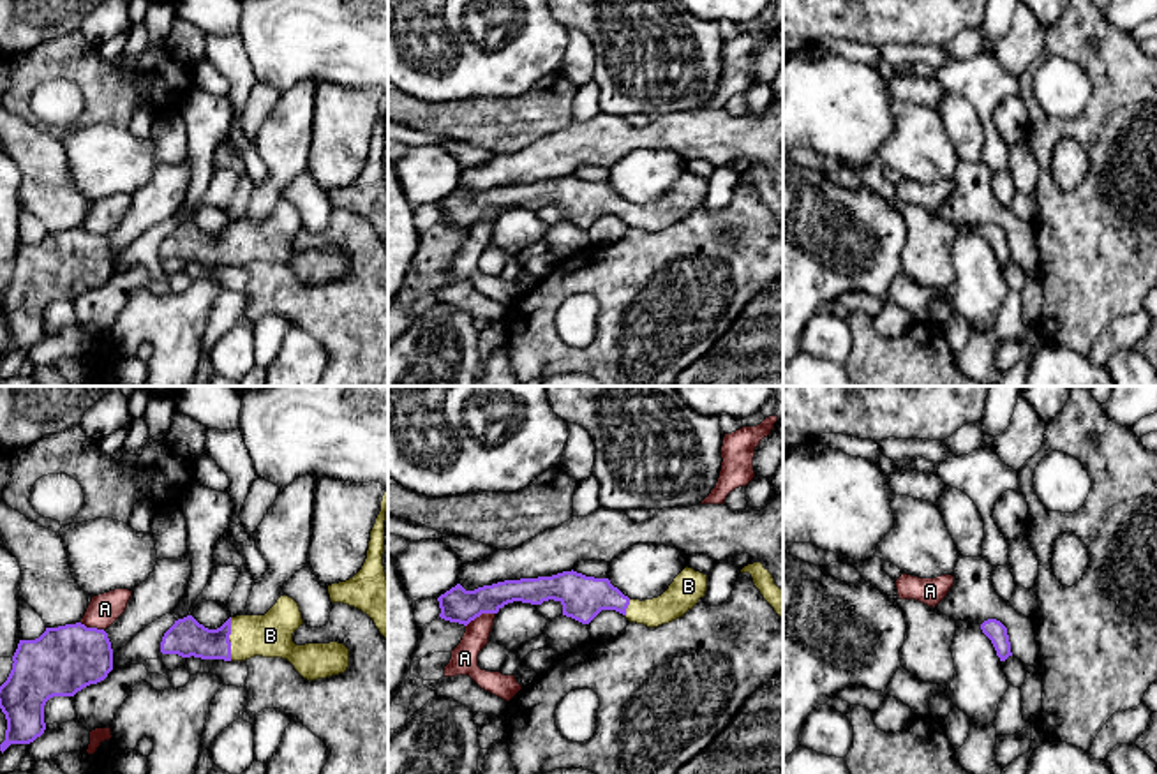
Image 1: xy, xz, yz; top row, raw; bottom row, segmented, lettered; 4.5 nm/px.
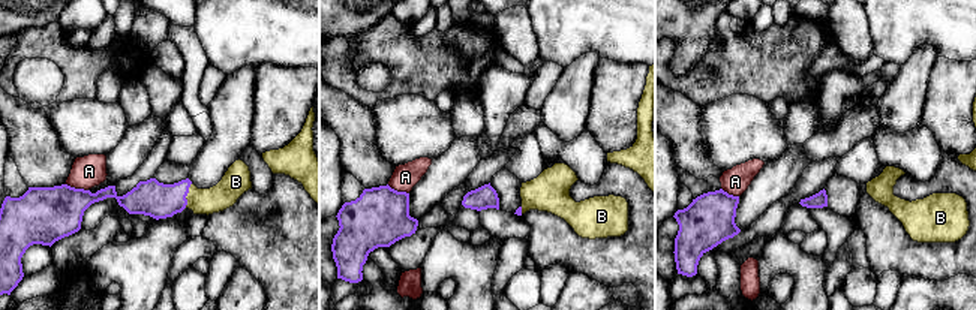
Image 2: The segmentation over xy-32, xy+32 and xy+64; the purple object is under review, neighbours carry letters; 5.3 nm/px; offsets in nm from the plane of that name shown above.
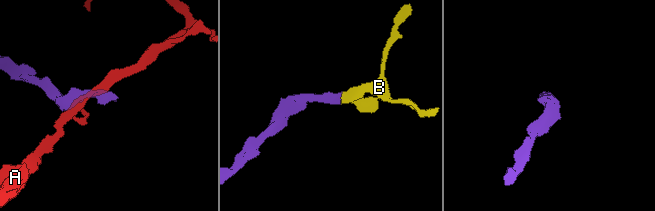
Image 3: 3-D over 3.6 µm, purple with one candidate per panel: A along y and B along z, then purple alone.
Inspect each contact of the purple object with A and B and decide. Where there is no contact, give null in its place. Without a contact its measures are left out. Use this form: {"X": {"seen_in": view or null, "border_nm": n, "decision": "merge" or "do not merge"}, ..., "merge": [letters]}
{"A": {"seen_in": "xz", "border_nm": 150, "decision": "do not merge"}, "B": {"seen_in": "xy", "border_nm": 200, "decision": "merge"}, "merge": ["B"]}

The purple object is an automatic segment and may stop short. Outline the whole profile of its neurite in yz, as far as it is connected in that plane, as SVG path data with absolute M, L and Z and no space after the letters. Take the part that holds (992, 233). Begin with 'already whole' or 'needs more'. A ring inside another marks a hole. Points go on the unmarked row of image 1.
already whole; M988 224L981 229L981 234L991 245L1000 266L1005 266L1009 261L1012 261L1007 233L1000 226Z

